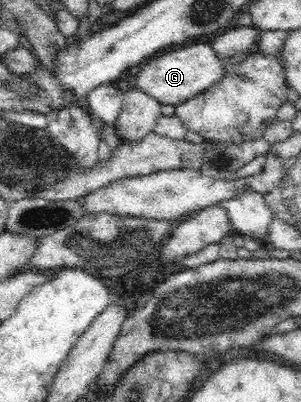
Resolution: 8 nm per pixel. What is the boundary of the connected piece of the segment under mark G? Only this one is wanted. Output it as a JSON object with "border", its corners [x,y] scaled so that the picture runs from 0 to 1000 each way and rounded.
{"border":[[[638,112],[588,122],[478,162],[452,182],[452,219],[525,249],[535,261],[588,264],[724,206],[744,187],[741,154],[701,122],[701,112]]]}

